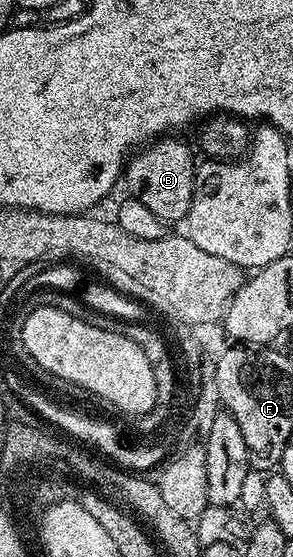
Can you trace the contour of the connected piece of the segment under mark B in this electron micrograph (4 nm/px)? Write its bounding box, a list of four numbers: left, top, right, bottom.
[123,137,198,225]

